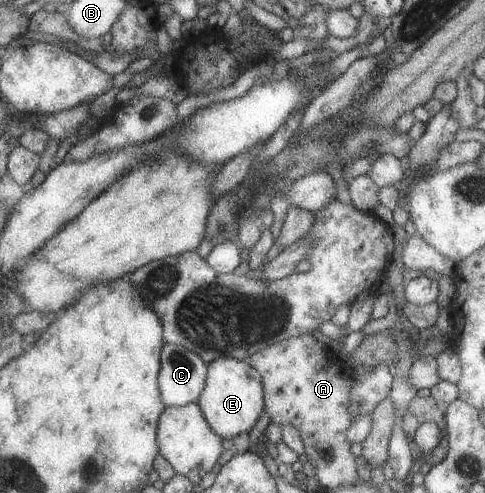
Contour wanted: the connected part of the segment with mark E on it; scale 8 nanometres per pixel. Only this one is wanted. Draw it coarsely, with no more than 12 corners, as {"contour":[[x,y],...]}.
{"contour":[[206,364],[199,409],[221,439],[248,433],[264,409],[259,372]]}

